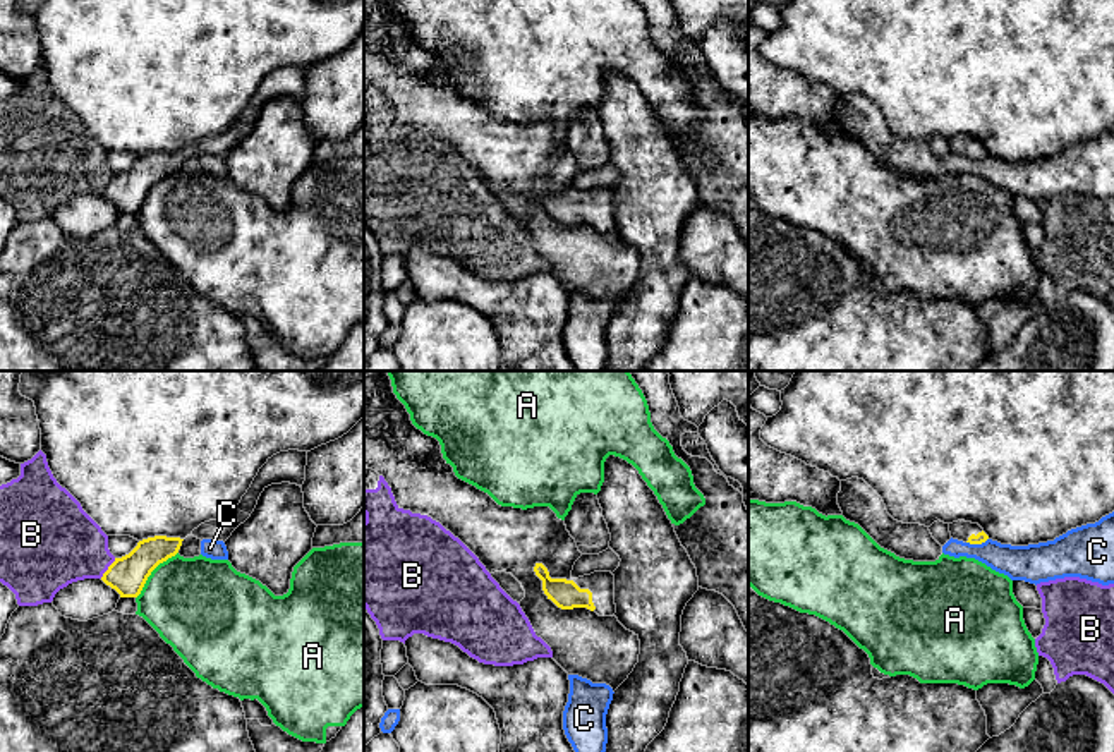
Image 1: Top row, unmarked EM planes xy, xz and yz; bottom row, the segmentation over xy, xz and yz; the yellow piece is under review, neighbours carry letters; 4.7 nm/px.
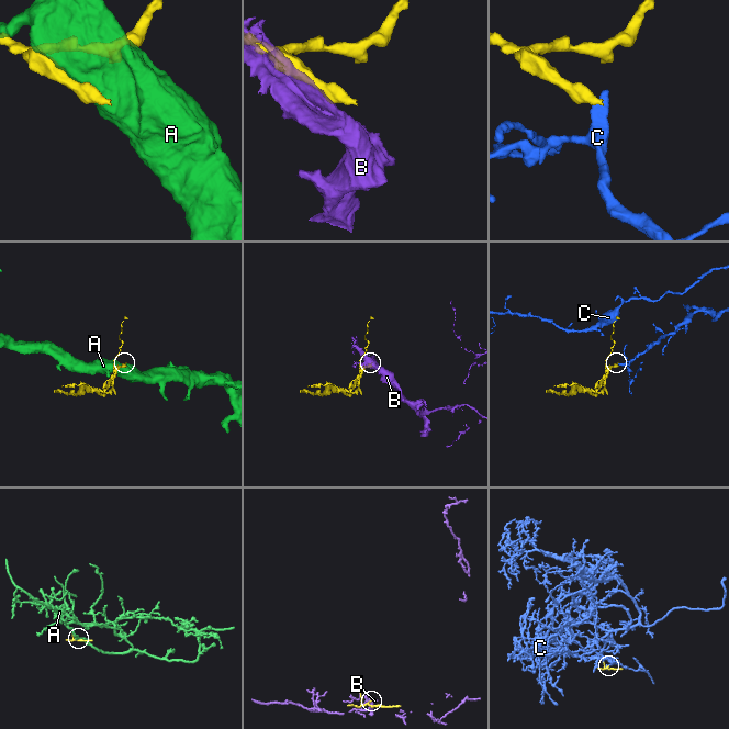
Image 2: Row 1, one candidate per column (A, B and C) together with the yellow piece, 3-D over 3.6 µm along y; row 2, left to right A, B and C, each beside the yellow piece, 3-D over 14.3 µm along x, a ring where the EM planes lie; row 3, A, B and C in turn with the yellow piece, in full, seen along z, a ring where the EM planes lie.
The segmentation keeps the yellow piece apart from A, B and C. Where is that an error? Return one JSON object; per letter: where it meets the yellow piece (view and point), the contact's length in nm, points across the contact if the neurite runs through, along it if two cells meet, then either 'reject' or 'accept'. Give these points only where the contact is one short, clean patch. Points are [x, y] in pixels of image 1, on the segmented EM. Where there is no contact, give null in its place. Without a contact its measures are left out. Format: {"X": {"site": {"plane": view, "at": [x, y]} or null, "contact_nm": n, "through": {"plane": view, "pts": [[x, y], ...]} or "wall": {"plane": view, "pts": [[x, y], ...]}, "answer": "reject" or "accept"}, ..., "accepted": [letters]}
{"A": {"site": {"plane": "xy", "at": [151, 570]}, "contact_nm": 300, "answer": "reject"}, "B": {"site": {"plane": "xy", "at": [108, 569]}, "contact_nm": 120, "answer": "reject"}, "C": {"site": {"plane": "yz", "at": [977, 543]}, "contact_nm": 110, "wall": {"plane": "yz", "pts": [[987, 538], [980, 543], [967, 543]]}, "answer": "reject"}, "accepted": []}

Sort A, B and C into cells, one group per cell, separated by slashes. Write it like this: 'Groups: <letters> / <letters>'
Groups: A / B / C

